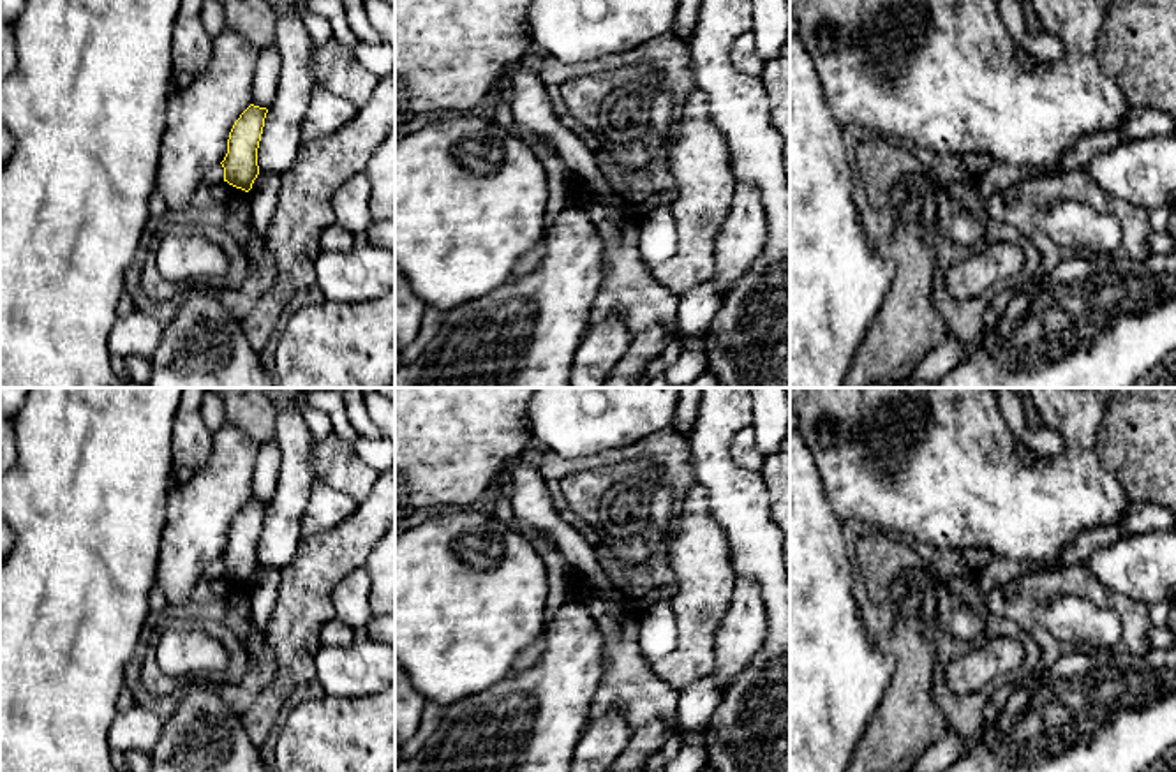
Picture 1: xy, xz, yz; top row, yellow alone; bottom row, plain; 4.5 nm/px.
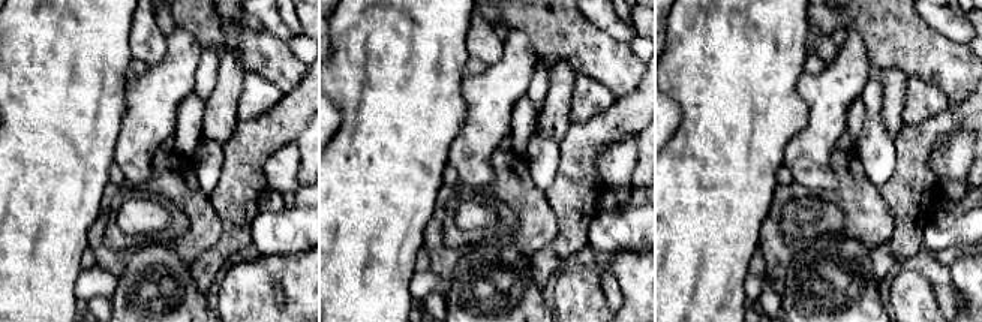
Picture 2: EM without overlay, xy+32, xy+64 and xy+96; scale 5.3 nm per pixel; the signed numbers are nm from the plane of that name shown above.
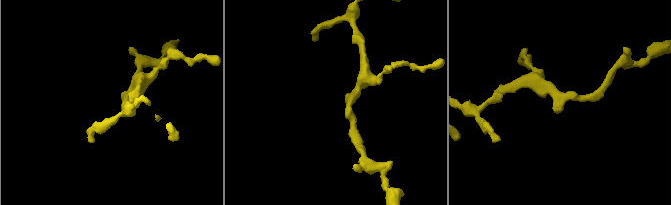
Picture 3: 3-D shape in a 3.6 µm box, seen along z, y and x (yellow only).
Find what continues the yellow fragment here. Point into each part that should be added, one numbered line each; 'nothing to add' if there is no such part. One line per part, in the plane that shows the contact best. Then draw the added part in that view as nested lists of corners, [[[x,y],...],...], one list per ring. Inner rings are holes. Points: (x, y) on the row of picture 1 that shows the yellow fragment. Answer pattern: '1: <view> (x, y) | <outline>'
nothing to add

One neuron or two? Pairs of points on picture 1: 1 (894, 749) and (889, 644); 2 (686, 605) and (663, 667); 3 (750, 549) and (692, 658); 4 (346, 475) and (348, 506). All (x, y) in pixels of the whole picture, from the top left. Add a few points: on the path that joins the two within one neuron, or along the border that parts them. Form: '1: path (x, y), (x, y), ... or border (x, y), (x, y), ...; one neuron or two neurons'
1: path (905, 723), (905, 670); one neuron
2: path (688, 621), (688, 645), (679, 654); one neuron
3: border (725, 534), (730, 564), (737, 575); two neurons
4: border (318, 480), (344, 492), (357, 504); two neurons

